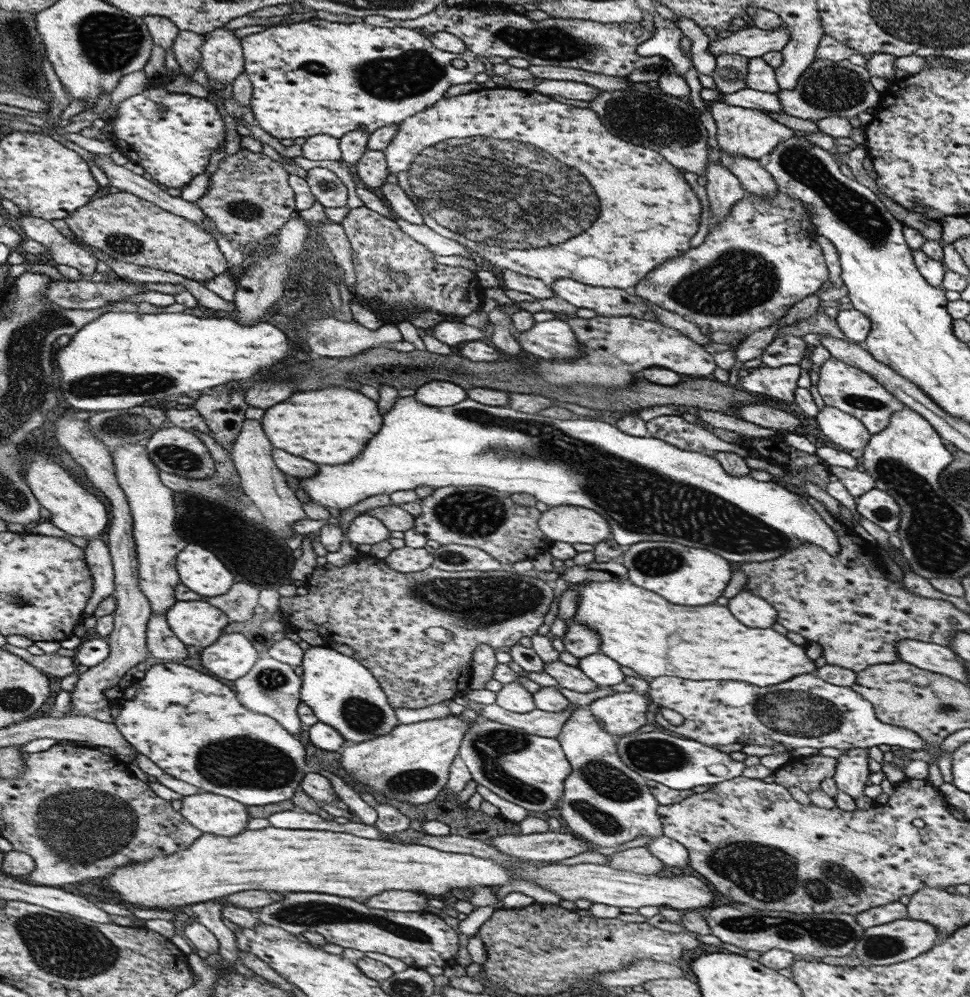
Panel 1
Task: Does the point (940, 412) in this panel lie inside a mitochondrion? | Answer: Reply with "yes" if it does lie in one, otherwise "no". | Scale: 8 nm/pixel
no

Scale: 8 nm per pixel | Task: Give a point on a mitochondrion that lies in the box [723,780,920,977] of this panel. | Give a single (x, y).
(879, 947)

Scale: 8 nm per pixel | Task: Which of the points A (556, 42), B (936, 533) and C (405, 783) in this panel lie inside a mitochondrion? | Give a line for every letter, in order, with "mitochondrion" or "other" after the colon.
A: mitochondrion
B: mitochondrion
C: mitochondrion

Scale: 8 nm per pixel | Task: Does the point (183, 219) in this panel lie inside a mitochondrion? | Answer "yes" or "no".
no

